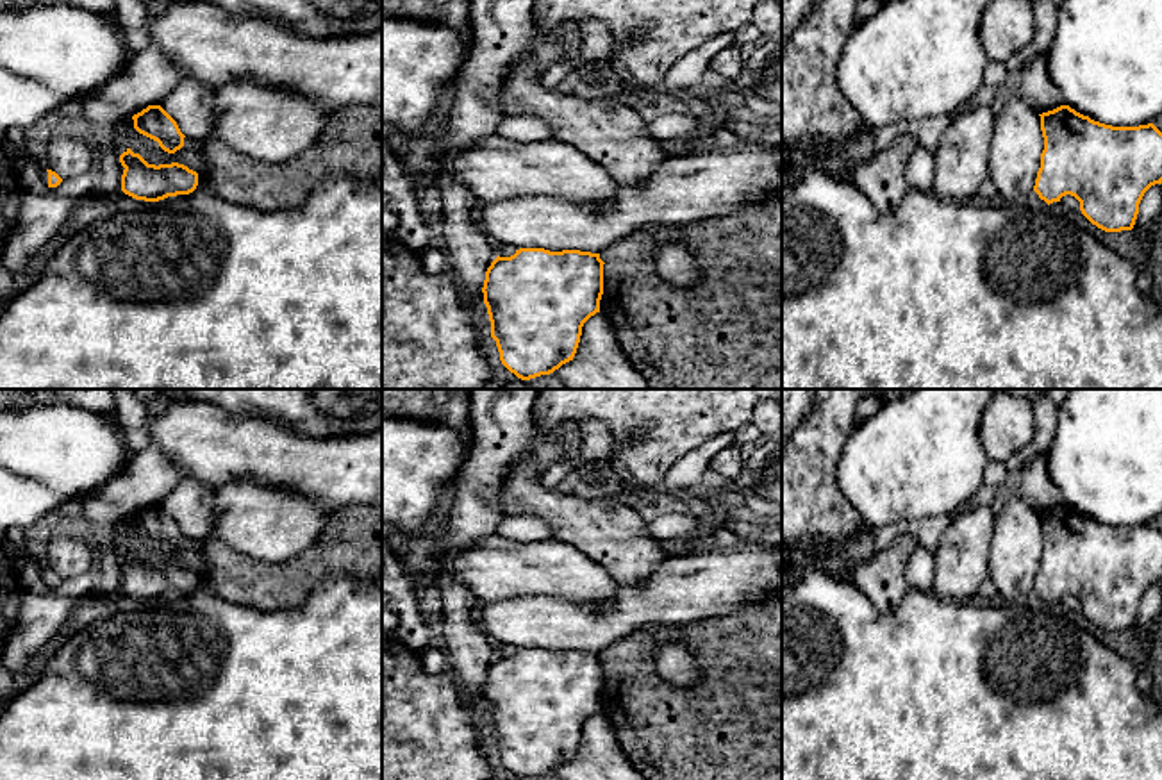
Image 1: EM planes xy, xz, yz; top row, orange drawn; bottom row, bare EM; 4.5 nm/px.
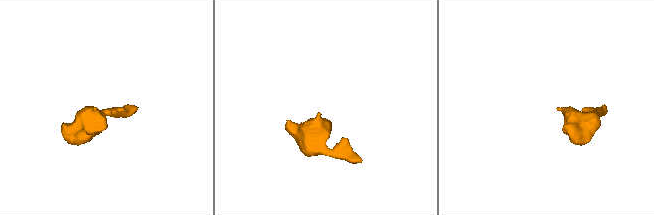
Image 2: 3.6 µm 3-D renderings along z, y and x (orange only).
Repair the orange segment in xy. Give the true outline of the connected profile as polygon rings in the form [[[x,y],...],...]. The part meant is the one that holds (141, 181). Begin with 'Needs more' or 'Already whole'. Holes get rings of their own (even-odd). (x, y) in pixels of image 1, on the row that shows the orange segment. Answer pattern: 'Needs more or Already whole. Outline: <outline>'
Already whole. Outline: [[[127,148],[120,155],[125,168],[121,191],[136,200],[159,202],[168,196],[189,195],[198,186],[198,173],[184,164],[148,164],[139,154]]]

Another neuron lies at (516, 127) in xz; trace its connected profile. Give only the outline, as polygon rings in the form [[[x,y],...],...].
[[[505,114],[498,123],[498,136],[510,141],[550,141],[553,139],[552,125],[532,114]]]

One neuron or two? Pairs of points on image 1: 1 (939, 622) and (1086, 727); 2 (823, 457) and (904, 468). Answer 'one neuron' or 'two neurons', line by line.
1: one neuron
2: two neurons

